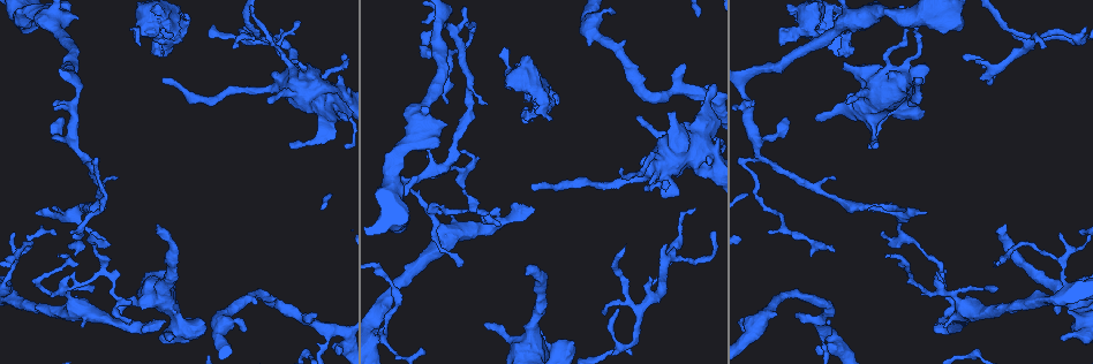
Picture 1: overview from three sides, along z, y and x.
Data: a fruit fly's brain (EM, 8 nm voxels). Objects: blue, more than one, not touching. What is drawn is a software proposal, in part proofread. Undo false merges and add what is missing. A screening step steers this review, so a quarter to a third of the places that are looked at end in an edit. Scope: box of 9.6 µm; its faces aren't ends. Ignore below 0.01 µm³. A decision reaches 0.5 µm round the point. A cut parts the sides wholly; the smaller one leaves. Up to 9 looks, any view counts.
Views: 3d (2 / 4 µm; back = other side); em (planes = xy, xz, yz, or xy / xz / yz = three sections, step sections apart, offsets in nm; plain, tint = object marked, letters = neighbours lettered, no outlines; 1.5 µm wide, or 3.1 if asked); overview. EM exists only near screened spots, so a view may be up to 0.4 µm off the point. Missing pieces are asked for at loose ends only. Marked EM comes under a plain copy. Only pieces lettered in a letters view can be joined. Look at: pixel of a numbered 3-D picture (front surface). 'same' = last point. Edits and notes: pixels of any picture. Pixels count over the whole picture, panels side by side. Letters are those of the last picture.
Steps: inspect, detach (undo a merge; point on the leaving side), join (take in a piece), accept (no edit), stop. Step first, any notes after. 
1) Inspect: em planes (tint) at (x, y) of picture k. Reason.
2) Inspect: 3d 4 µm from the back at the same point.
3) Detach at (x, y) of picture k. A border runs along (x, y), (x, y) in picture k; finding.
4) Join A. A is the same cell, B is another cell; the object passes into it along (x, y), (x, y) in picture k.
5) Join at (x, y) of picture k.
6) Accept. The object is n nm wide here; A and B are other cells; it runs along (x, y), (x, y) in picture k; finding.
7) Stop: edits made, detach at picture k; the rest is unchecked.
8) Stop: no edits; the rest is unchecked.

Inspect: em yz step 4 (letters) at (758, 155) of picture 1. Three-way junction.

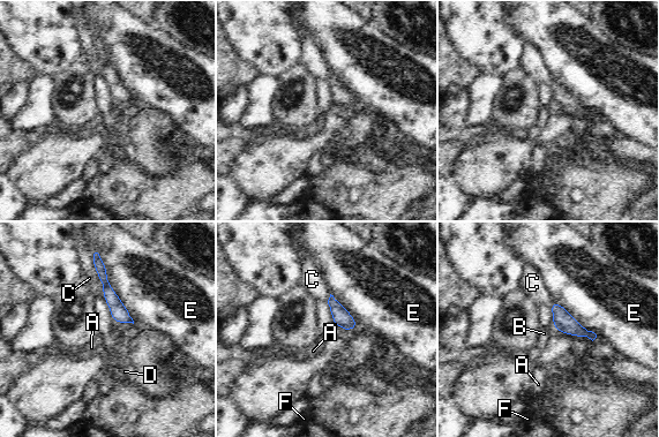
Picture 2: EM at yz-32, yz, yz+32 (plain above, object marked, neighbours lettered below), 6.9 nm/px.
Inspect: em planes (letters) at the same point.

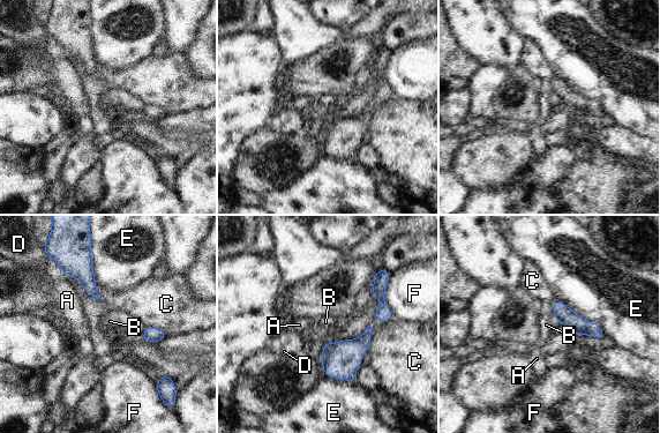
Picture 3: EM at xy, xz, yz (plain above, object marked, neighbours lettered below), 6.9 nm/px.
Accept. A, B, C, D, E and F are other cells; it runs along (555, 306), (578, 326), (601, 335) in picture 3; all the same neuron.

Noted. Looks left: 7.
Inspect: 3d 2 µm at (936, 322) of picture 1. Long arm stops here.

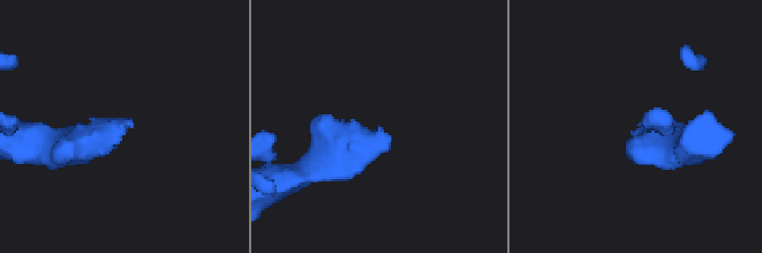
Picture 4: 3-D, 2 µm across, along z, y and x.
Inspect: em planes (letters) at (131, 122) of picture 4. Now the EM.

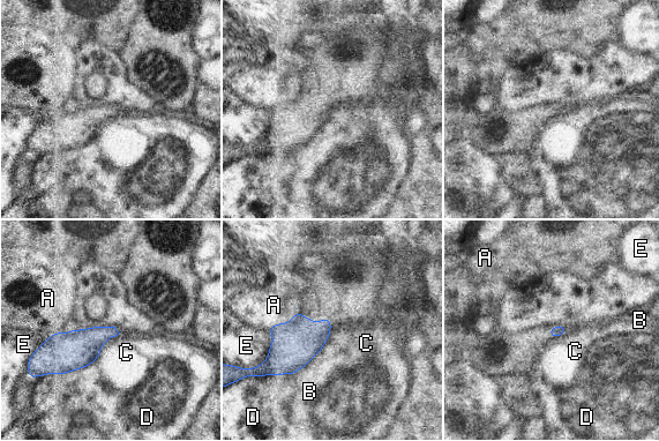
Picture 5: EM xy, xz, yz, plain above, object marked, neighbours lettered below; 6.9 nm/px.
Accept. The longest contact is with D, 380 nm; A, B, C, D and E are other cells; none of them fits.

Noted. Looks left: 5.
Inspect: em planes (letters) at (82, 327) of picture 1. Free end.

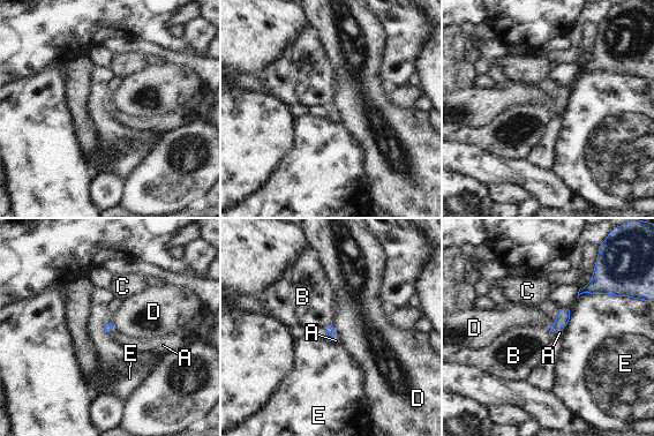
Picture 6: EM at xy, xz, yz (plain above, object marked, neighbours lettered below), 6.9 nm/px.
Join at (559, 332) of picture 6. A is the same cell, B, C, D and E are other cells; the object passes into it along (563, 315), (559, 328), (559, 332) in picture 6; the neuron continues.

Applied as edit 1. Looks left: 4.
Inspect: overview. See it whole again.

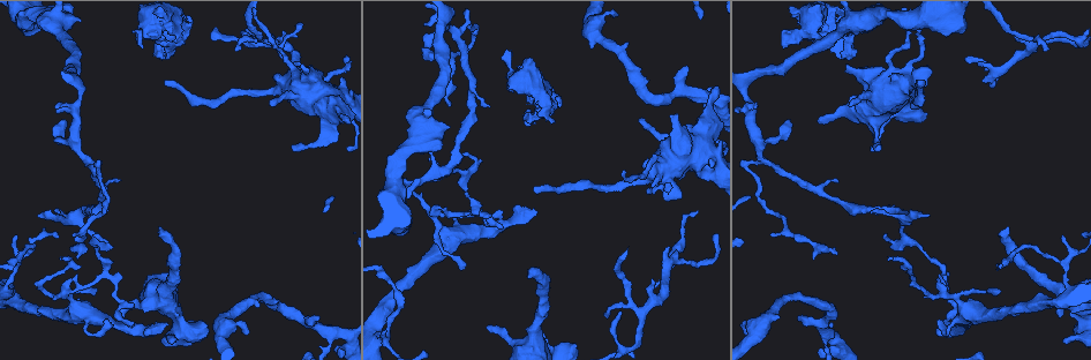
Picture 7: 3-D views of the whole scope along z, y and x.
Inspect: em xy step 4 (tint) at (1058, 315) of picture 7. An open end.

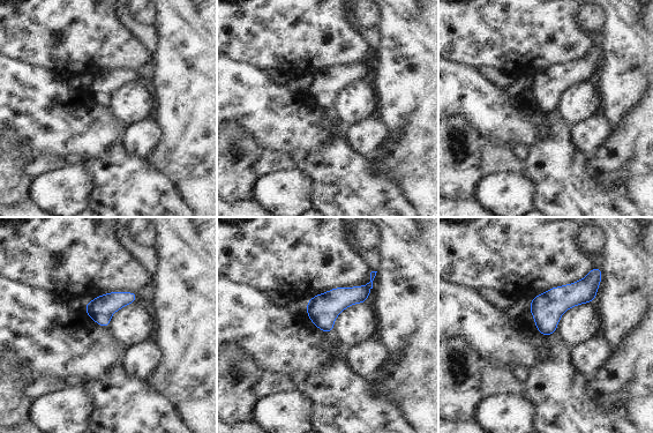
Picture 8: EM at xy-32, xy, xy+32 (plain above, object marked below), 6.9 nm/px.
Inspect: em planes (letters) at the same point.

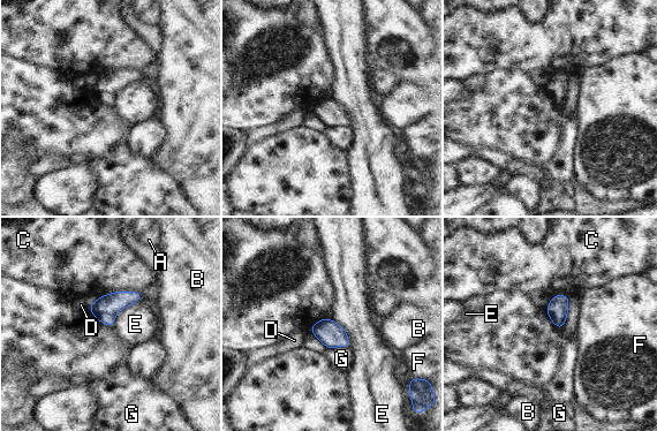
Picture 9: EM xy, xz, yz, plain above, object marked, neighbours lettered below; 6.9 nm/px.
Accept. A, B, C, D, E, F and G are other cells; a border runs along (138, 301), (121, 309), (112, 326) in picture 9; no lettered piece goes on from it.

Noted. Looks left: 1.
Stop: edits made, join at picture 6; the rest is unchecked.

